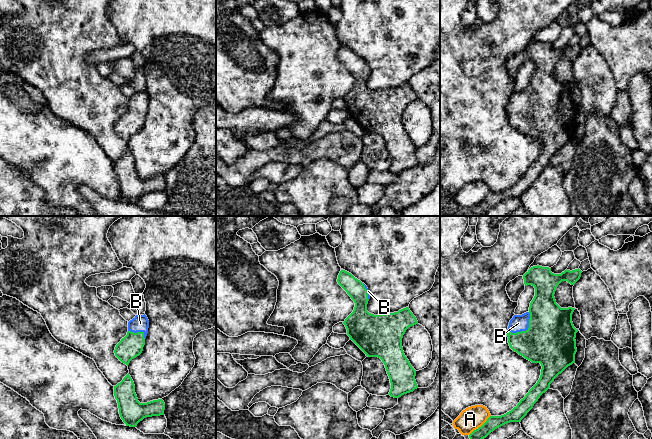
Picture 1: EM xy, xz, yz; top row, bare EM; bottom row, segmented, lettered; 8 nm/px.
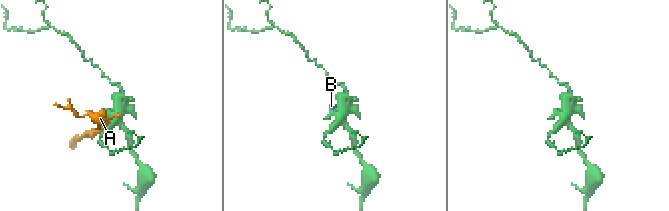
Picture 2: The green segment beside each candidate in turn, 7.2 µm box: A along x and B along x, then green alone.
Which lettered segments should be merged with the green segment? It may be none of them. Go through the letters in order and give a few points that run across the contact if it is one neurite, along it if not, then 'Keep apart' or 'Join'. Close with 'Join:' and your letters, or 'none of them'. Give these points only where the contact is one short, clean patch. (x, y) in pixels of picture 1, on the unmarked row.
A: Keep apart
B: Line: yz (550, 116), (524, 107), (518, 99). Join
Join: B

